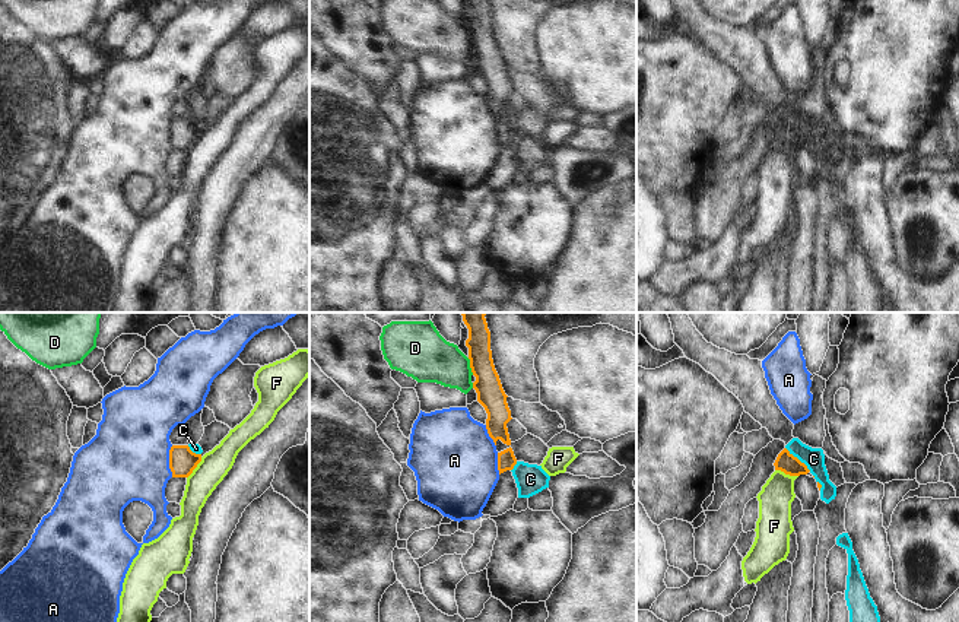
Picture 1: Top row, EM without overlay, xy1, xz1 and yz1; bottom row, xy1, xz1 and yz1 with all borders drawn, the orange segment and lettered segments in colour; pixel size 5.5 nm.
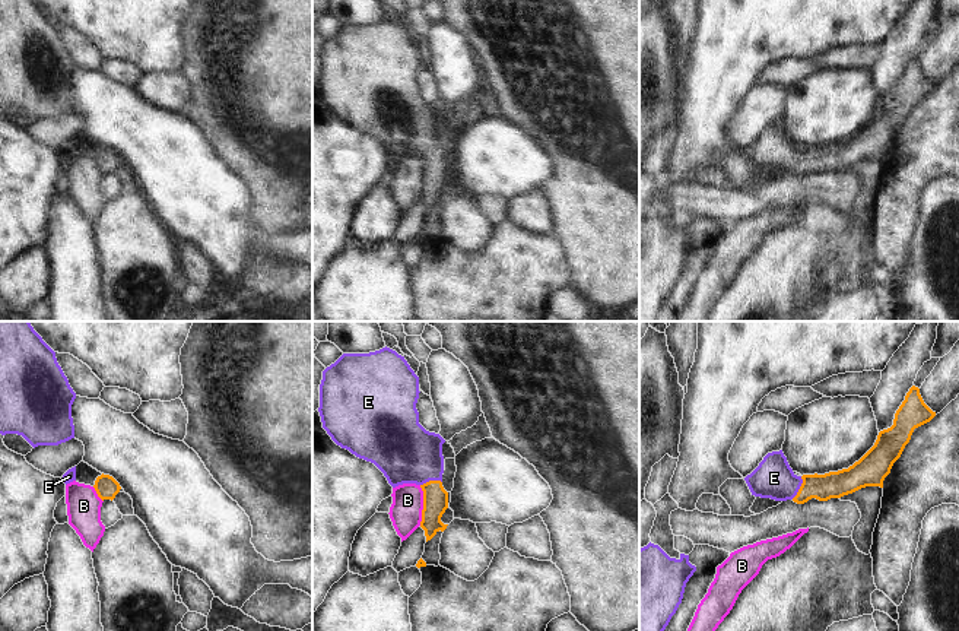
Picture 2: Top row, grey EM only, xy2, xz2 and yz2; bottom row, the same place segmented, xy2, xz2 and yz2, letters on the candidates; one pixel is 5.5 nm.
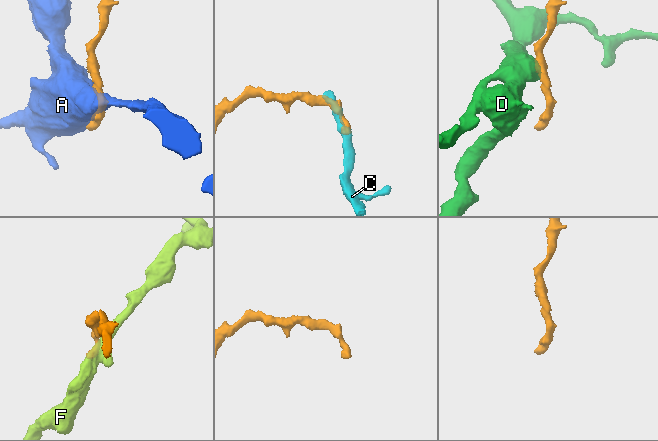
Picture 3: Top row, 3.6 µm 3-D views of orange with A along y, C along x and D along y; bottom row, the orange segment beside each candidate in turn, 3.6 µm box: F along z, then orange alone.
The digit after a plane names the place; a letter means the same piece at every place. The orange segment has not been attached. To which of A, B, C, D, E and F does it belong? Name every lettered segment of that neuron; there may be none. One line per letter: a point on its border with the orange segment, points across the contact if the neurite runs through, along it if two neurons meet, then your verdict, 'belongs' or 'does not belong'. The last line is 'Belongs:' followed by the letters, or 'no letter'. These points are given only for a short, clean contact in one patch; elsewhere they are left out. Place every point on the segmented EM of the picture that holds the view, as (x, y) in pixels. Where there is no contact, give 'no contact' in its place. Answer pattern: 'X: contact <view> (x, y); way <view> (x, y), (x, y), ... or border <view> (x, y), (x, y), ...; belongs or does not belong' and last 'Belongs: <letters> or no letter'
A: contact xy1 (170, 462); does not belong
B: contact xz2 (424, 506); does not belong
C: contact yz1 (797, 459); border yz1 (786, 447), (810, 470); does not belong
D: contact xz1 (470, 367); border xz1 (467, 358), (473, 374); does not belong
E: contact yz2 (800, 488); way yz2 (835, 484), (800, 488), (783, 485), (774, 478); belongs
F: contact yz1 (787, 473); border yz1 (775, 469), (797, 476); does not belong
Belongs: E

